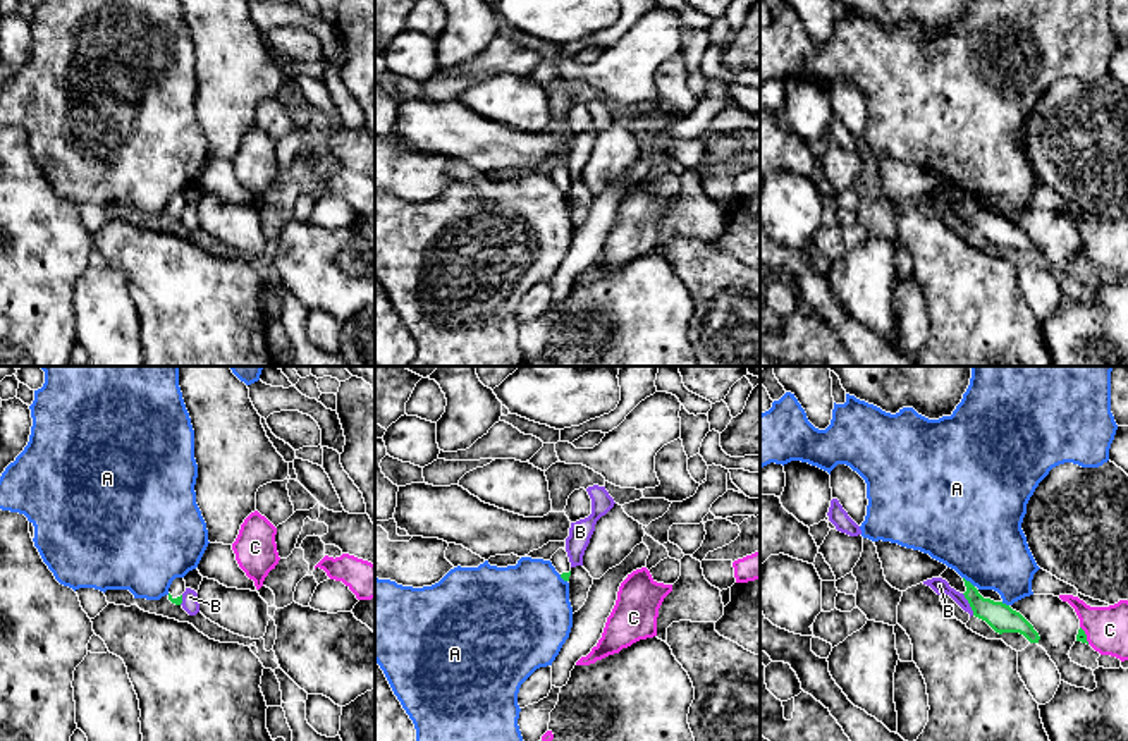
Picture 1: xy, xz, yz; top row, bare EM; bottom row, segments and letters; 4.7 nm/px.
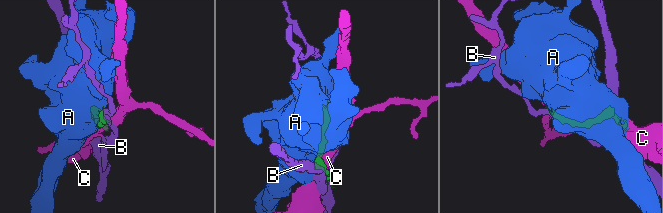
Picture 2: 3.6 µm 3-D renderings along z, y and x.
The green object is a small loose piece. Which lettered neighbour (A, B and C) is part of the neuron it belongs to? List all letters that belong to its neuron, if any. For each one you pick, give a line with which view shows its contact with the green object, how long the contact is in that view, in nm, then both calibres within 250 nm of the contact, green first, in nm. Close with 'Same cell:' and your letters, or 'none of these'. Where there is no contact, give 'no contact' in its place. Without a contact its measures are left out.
Same cell: none of these

